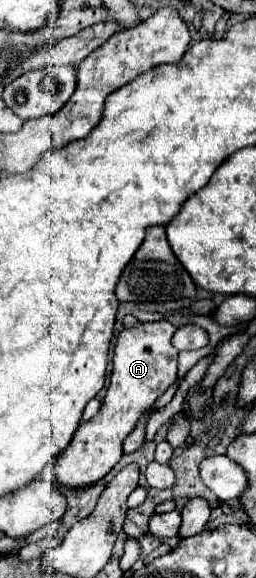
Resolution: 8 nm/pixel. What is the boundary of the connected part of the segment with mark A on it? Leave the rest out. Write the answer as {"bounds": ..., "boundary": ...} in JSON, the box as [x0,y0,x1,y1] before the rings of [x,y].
{"bounds":[55,319,179,489],"boundary":[[[163,319],[155,323],[141,323],[141,327],[125,329],[119,335],[107,395],[99,413],[93,419],[79,423],[71,443],[55,461],[55,475],[59,485],[69,489],[91,487],[99,483],[123,457],[123,441],[133,431],[141,413],[175,383],[179,353],[171,345],[175,329],[177,327],[171,321]]]}

